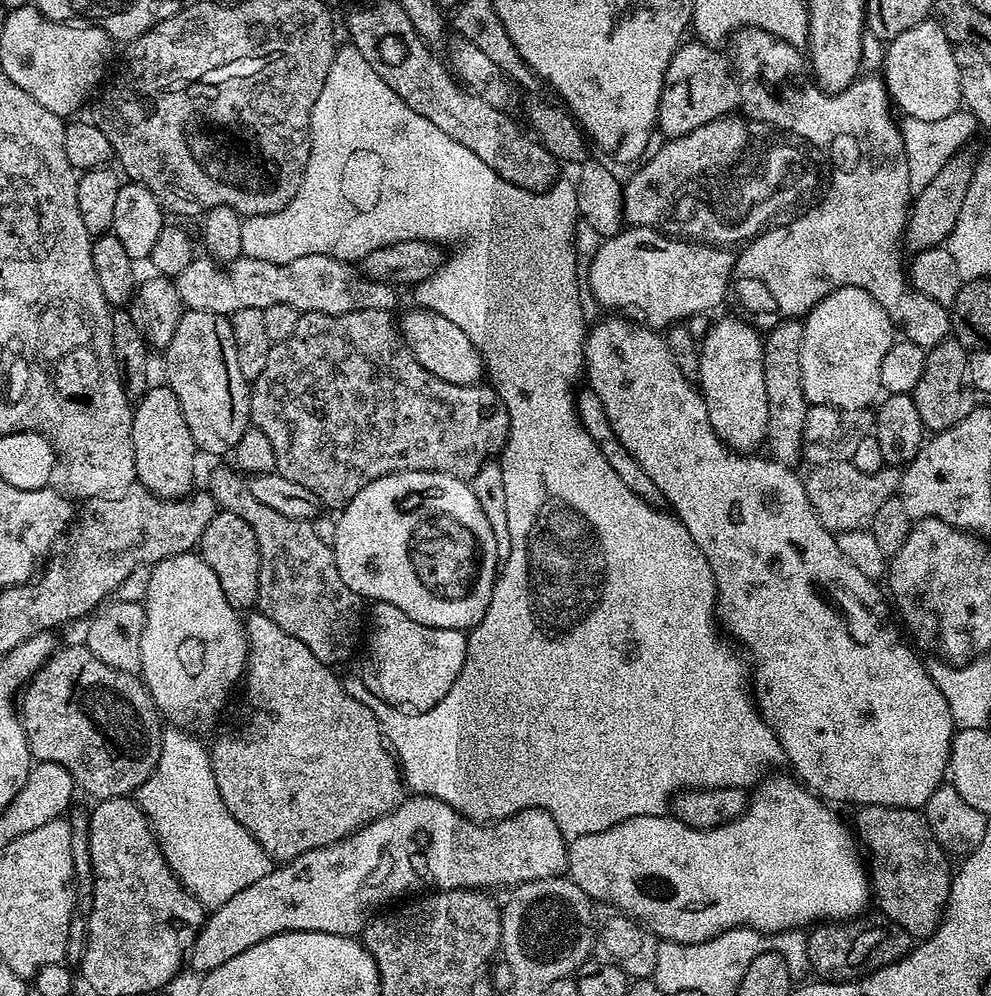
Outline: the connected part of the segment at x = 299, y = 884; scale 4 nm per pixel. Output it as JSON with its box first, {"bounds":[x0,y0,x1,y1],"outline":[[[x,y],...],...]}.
{"bounds":[190,794,569,974],"outline":[[[412,794],[409,797],[409,800],[408,797],[401,799],[384,816],[379,816],[357,832],[351,832],[346,839],[315,848],[273,867],[266,878],[258,878],[258,882],[246,886],[246,890],[238,890],[230,902],[215,905],[207,913],[196,939],[190,945],[190,964],[192,960],[200,974],[213,972],[222,966],[222,962],[230,962],[234,954],[242,954],[242,950],[250,950],[250,946],[258,946],[258,942],[283,932],[321,932],[356,938],[378,910],[404,898],[399,896],[407,892],[420,894],[425,890],[446,888],[493,890],[503,884],[515,886],[527,880],[559,876],[568,867],[569,841],[562,830],[558,830],[558,822],[554,822],[546,810],[527,808],[505,820],[477,822],[467,820],[462,813],[433,796]]]}

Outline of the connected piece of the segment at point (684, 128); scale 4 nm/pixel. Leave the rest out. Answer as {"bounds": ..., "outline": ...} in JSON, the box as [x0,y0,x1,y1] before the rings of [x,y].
{"bounds":[656,28,952,350],"outline":[[[741,28],[731,37],[732,64],[722,53],[716,52],[720,50],[715,47],[703,42],[688,43],[681,43],[676,49],[674,58],[670,58],[670,66],[666,66],[662,82],[656,122],[665,137],[685,136],[706,122],[741,112],[747,119],[769,124],[777,132],[792,132],[802,137],[816,147],[823,159],[825,156],[832,163],[832,185],[828,188],[828,197],[821,204],[814,205],[809,212],[802,213],[788,225],[763,229],[738,252],[730,288],[734,296],[736,292],[737,302],[749,312],[747,315],[751,323],[757,329],[767,330],[781,320],[807,317],[812,308],[818,306],[822,298],[834,294],[834,290],[854,286],[866,290],[866,294],[882,306],[893,325],[899,331],[901,328],[903,337],[915,345],[927,350],[949,339],[952,331],[949,309],[911,288],[905,263],[900,262],[904,225],[908,222],[914,193],[910,186],[910,166],[906,162],[900,124],[892,121],[894,105],[883,79],[876,74],[864,74],[841,92],[825,94],[808,76],[807,80],[800,73],[796,65],[797,53],[761,28]]]}

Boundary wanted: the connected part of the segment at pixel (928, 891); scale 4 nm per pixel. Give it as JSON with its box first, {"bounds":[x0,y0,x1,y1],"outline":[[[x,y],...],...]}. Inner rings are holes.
{"bounds":[854,804,954,942],"outline":[[[870,804],[857,807],[855,812],[854,835],[866,849],[866,856],[870,861],[870,892],[875,903],[876,900],[880,903],[879,911],[889,916],[898,926],[902,926],[902,930],[906,930],[906,934],[910,934],[913,941],[919,942],[925,940],[927,936],[932,936],[944,918],[944,908],[950,898],[954,872],[951,867],[948,869],[949,853],[931,832],[923,811],[915,808],[891,808]]]}

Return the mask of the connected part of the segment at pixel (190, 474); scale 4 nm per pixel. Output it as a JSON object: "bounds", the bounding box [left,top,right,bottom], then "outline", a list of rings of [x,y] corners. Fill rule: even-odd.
{"bounds":[132,386,198,500],"outline":[[[167,386],[149,387],[143,396],[135,401],[132,413],[132,437],[134,438],[134,462],[137,481],[146,490],[163,500],[179,500],[193,491],[196,480],[196,456],[198,449],[182,418],[182,406]]]}

